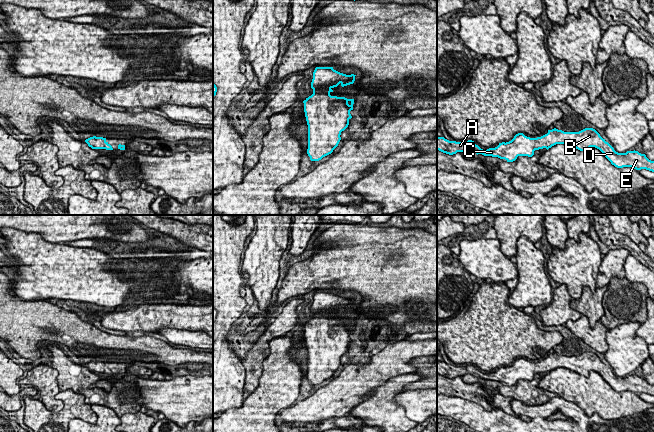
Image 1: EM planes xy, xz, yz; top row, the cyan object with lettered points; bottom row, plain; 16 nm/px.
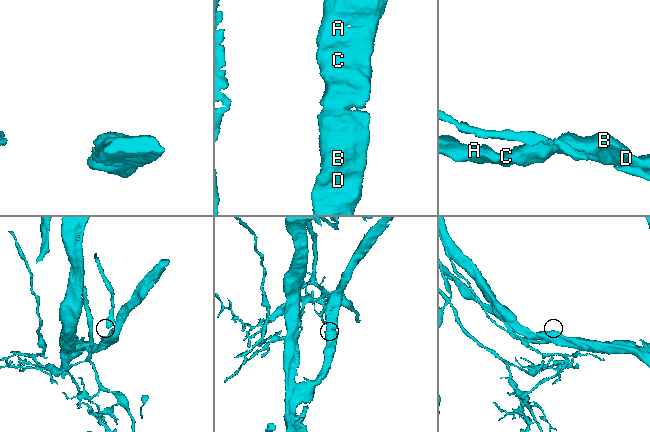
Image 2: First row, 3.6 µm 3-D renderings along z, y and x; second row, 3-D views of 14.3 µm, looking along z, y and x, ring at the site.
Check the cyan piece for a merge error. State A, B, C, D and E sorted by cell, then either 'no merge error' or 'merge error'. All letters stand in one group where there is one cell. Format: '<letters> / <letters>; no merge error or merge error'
A B C D E; no merge error

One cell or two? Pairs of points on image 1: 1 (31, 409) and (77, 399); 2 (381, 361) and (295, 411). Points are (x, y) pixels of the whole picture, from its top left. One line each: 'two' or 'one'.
1: one
2: one

